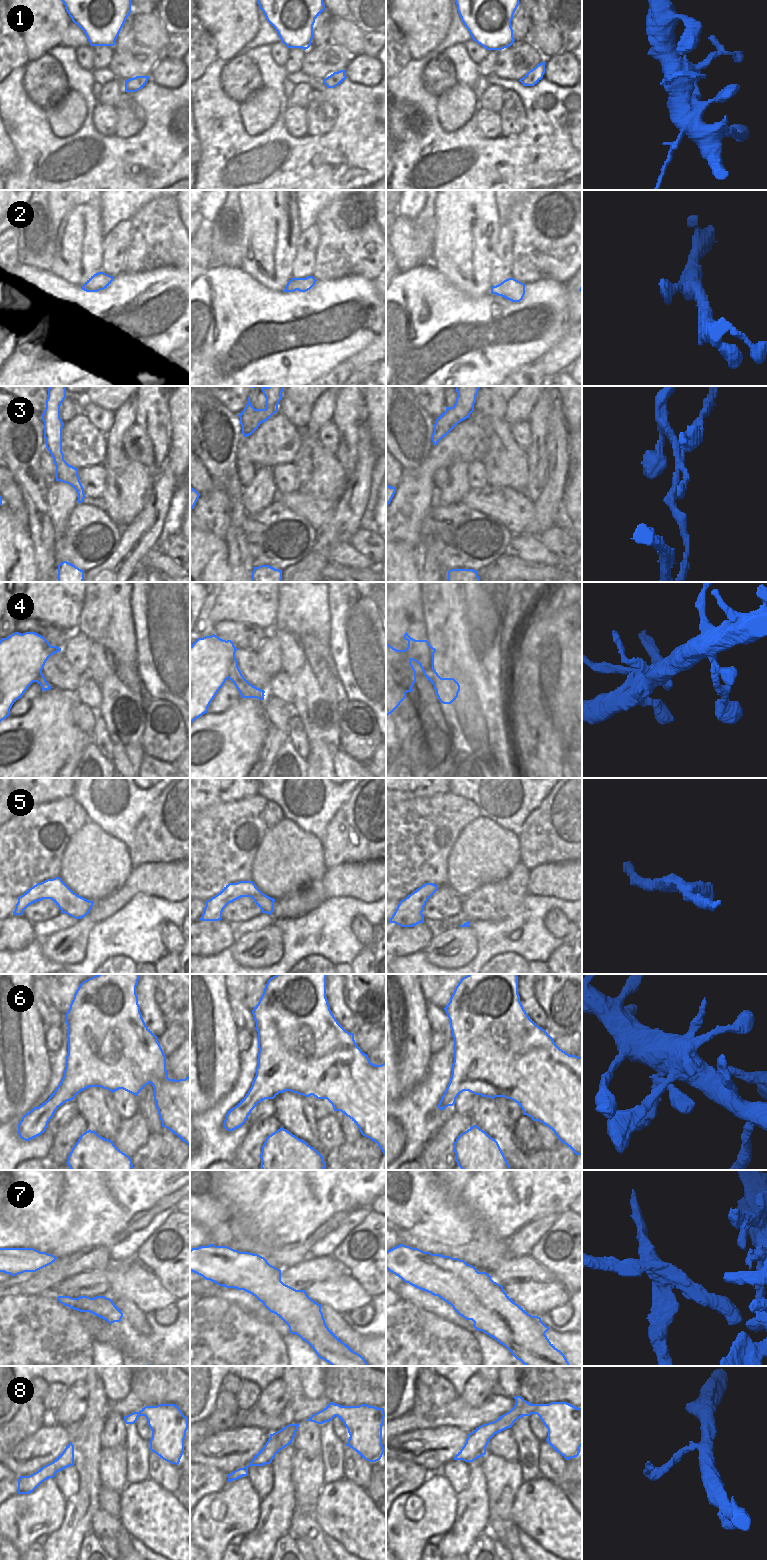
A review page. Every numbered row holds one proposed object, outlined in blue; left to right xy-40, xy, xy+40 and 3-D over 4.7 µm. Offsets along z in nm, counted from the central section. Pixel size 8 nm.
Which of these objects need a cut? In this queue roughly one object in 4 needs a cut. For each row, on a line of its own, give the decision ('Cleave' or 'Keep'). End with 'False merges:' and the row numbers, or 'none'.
1: Keep
2: Keep
3: Cleave
4: Keep
5: Keep
6: Keep
7: Cleave
8: Keep
False merges: 3, 7

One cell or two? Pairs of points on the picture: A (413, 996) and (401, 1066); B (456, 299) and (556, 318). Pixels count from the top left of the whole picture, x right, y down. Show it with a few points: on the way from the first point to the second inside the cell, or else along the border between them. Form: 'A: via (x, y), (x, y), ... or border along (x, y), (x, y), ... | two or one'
A: via (409, 1013), (409, 1035), (401, 1045), (401, 1049) | one
B: via (481, 320), (531, 320) | one

